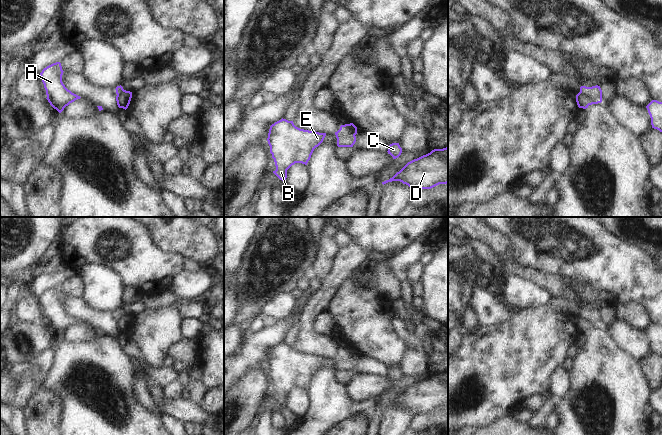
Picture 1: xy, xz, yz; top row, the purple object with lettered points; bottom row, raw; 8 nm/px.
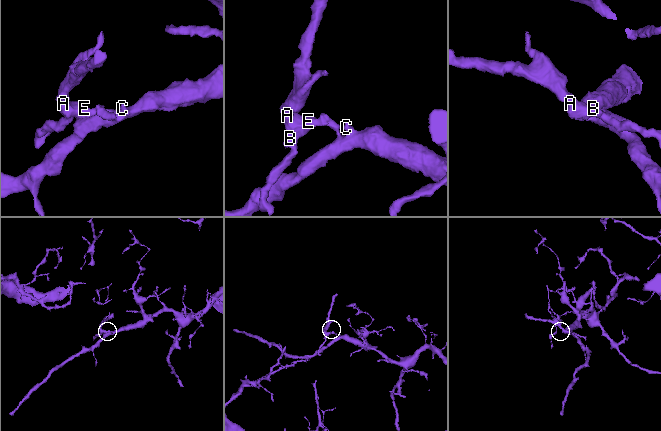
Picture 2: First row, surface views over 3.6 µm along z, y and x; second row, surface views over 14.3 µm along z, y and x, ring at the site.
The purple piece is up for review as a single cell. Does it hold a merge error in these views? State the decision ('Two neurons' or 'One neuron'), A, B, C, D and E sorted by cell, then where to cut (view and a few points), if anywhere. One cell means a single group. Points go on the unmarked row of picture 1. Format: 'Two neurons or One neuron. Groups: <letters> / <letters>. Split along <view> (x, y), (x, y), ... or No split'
Two neurons. Groups: A B E / C D. Split along yz (580, 315), (594, 327).

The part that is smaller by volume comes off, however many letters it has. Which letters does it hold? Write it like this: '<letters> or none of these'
A, B, E

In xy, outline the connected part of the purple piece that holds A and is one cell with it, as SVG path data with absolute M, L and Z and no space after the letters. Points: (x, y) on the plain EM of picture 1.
M60 286L53 287L40 297L47 324L50 329L61 337L66 330L81 321L68 314L62 306L63 294Z

